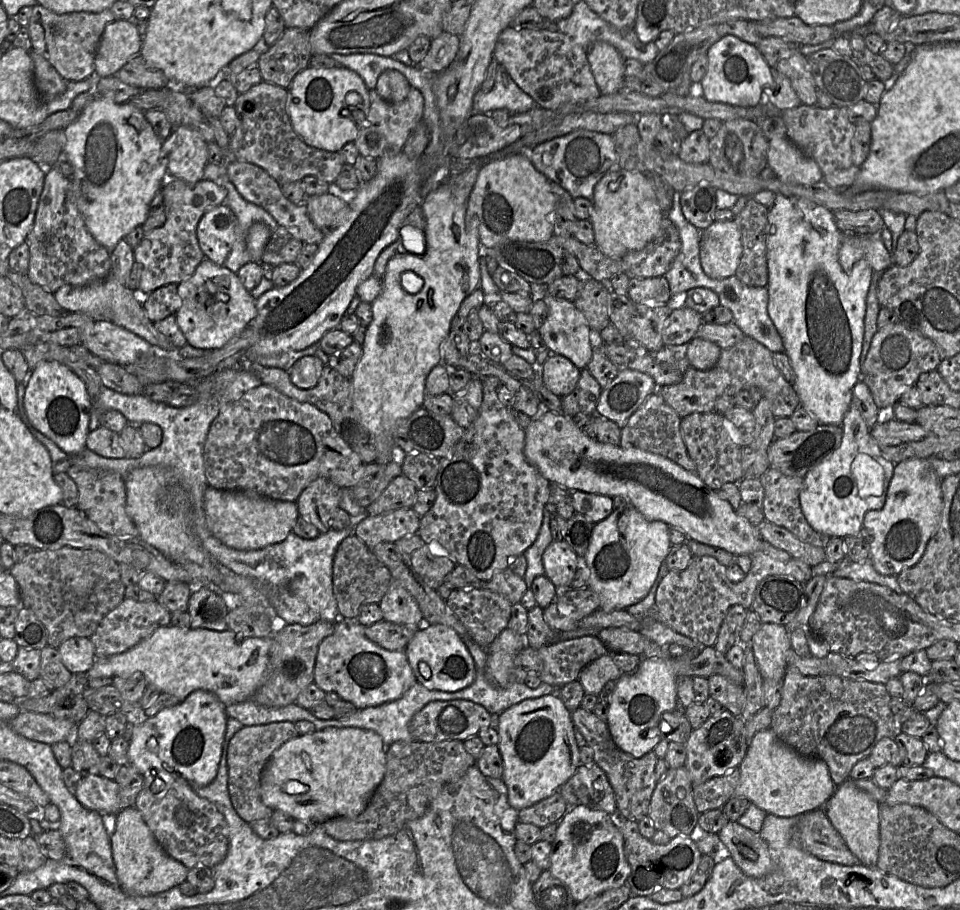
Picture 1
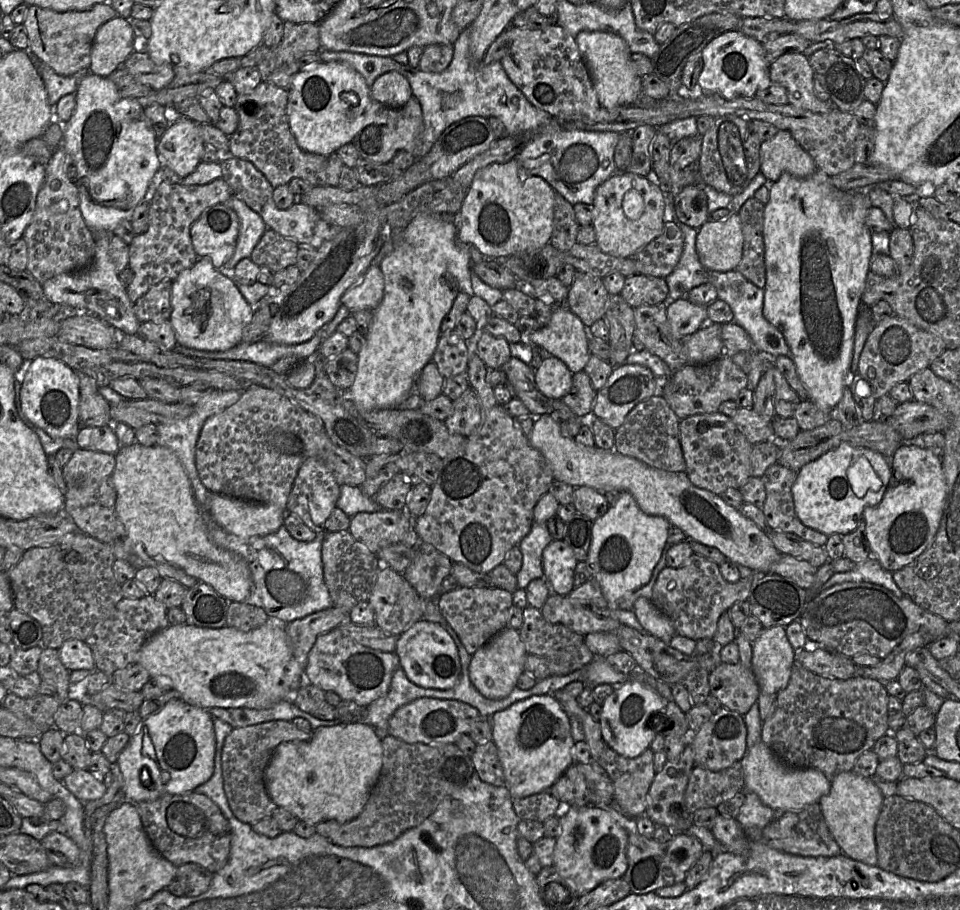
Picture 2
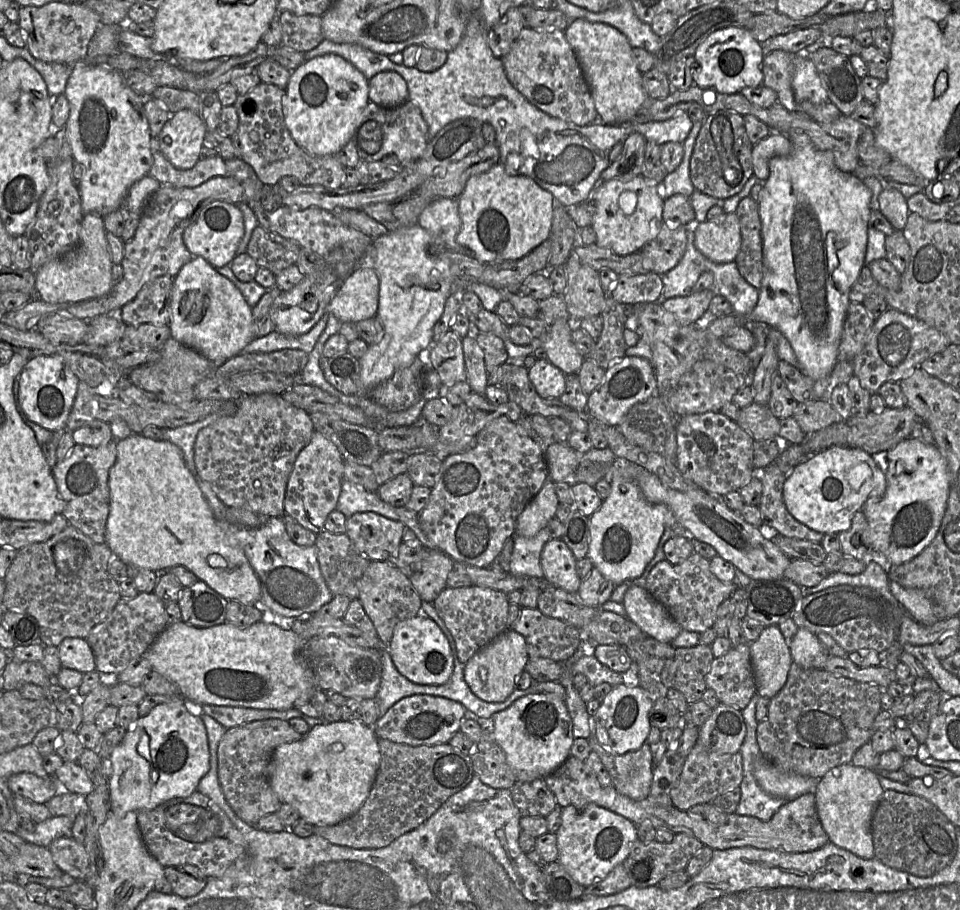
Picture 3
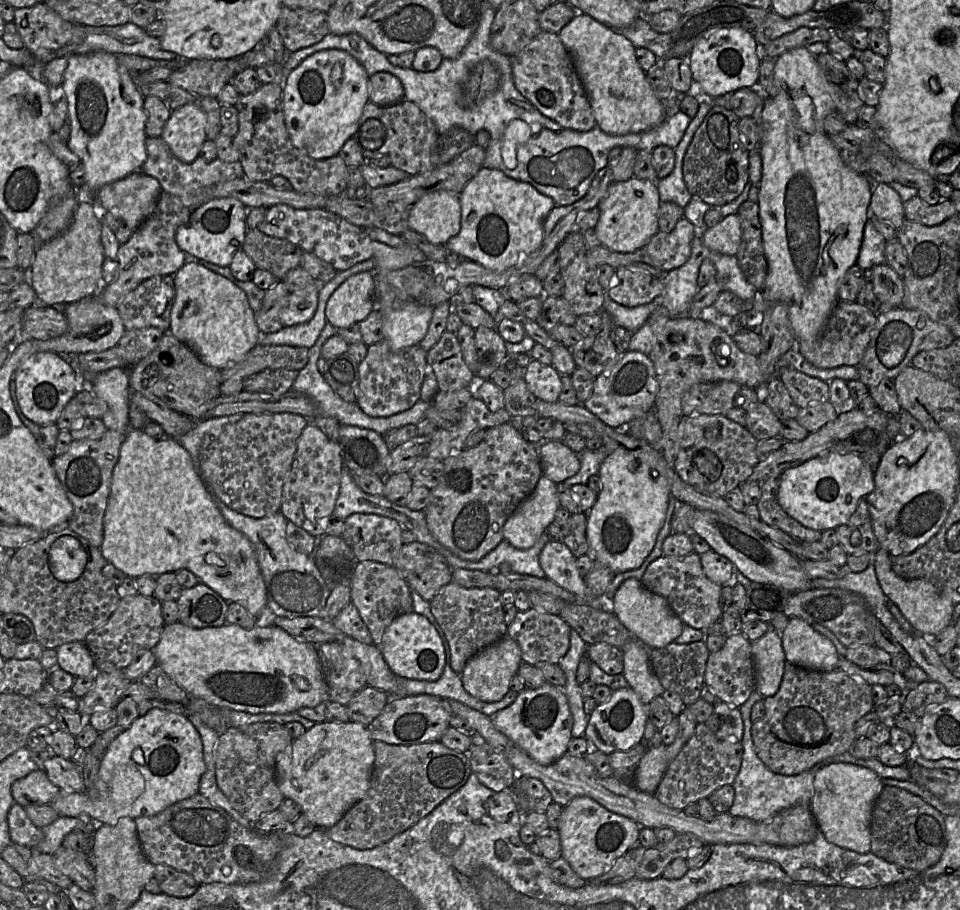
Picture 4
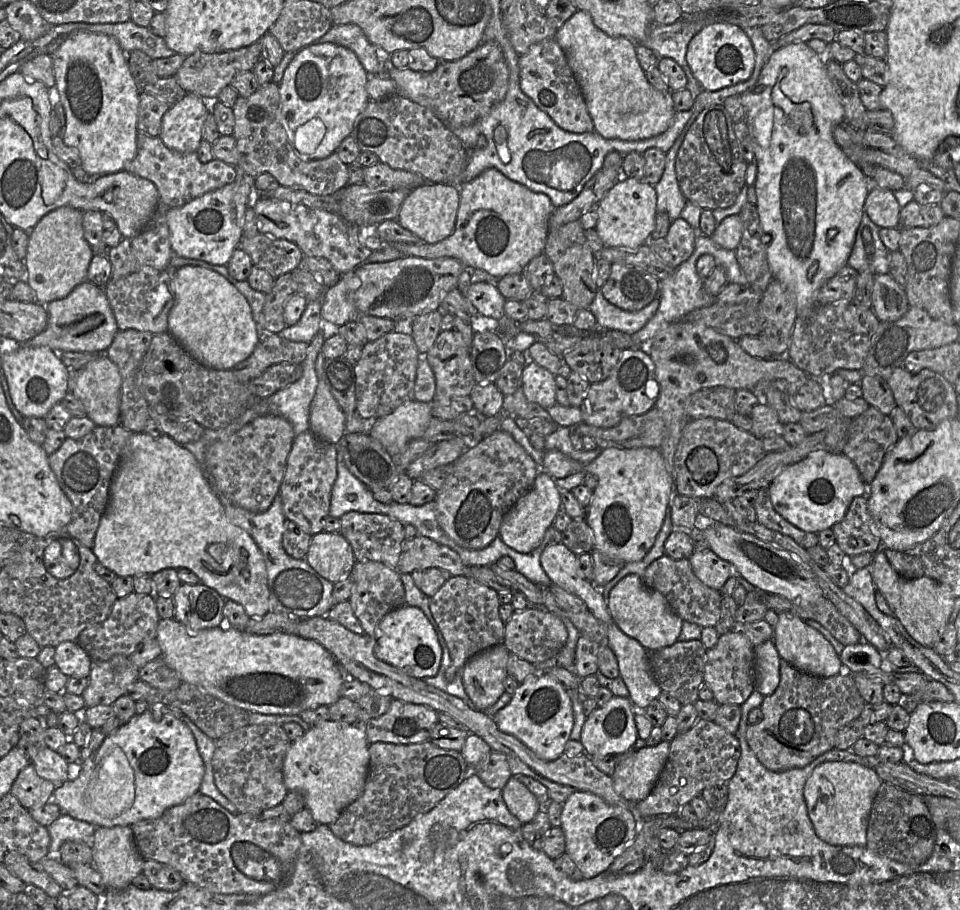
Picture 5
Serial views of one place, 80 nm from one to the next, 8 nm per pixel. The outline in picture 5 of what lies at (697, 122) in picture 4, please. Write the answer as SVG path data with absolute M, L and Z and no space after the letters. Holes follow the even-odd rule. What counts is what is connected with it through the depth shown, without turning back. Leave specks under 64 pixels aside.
M694 102L693 107L691 108L691 118L675 140L671 149L666 153L664 172L659 182L654 185L657 195L657 212L666 213L671 221L680 217L681 212L687 203L687 199L683 195L677 180L675 168L677 153L687 131L703 109L704 108L699 102Z

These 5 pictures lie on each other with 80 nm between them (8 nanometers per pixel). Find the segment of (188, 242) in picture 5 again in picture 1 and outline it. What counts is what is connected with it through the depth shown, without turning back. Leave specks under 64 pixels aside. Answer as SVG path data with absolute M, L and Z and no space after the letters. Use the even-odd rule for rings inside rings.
M219 205L200 219L196 236L204 257L222 266L235 241L236 216L228 206Z

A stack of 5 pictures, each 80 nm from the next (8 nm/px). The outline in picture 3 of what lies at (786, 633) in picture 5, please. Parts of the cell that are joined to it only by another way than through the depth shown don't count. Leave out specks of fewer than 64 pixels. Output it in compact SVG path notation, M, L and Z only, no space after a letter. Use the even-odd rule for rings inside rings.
M799 628L789 643L792 662L803 668L823 669L830 654L818 637L805 628Z

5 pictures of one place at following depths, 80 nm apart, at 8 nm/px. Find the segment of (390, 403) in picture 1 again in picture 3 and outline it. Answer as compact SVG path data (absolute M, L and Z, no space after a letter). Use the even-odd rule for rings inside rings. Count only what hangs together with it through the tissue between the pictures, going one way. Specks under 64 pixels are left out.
M418 224L374 238L373 269L380 282L376 317L382 326L382 337L359 359L363 393L389 379L398 369L410 366L432 345L433 327L446 300L455 292L450 265L429 254L430 246L436 242L436 237Z

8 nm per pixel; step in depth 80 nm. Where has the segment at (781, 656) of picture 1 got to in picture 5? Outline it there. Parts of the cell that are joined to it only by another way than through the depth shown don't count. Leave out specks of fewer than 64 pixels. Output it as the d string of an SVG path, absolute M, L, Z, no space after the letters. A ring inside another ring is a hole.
M772 639L754 647L756 690L764 697L772 695L780 681L780 656Z

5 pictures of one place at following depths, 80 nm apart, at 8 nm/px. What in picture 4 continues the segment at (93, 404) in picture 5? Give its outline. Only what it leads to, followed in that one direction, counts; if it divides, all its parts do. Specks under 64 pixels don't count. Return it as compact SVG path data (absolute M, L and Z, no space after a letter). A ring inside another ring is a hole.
M111 368L103 372L97 373L92 378L91 388L97 397L107 403L108 409L102 416L101 420L107 429L116 430L126 434L130 430L129 426L129 369L127 368Z

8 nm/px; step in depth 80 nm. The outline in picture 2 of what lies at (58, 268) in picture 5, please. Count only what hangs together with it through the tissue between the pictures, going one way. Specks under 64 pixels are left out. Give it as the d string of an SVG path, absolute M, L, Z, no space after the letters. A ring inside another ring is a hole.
M108 231L94 232L95 253L91 264L80 271L54 276L42 284L47 299L53 304L86 309L88 314L98 316L122 334L137 335L140 322L134 312L134 303L129 299L109 255L111 235Z

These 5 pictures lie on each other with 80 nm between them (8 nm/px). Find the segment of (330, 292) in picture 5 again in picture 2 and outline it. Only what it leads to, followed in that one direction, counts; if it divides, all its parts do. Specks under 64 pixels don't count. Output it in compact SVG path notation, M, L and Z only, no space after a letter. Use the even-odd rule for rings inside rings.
M371 264L362 278L349 288L341 298L341 305L346 306L351 313L359 310L374 311L380 304L384 294L384 278L378 265Z

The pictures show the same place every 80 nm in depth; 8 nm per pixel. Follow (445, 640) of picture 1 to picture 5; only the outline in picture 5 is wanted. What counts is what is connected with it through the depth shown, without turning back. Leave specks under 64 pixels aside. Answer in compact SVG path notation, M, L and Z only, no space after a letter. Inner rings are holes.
M407 604L389 612L379 622L374 653L378 659L418 679L436 676L442 660L442 648L433 626L422 610Z

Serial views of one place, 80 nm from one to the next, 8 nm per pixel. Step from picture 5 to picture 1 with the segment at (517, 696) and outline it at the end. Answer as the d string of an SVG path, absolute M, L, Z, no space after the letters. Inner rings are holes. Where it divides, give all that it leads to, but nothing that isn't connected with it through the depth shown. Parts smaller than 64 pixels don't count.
M557 694L523 700L497 717L498 749L503 761L502 780L508 790L508 802L517 811L528 808L559 791L581 765L579 747L574 737L571 712Z

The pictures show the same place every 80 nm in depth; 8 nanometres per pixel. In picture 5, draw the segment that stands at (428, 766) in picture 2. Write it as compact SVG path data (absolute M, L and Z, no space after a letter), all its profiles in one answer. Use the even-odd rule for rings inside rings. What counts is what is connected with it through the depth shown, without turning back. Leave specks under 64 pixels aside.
M430 740L415 744L375 742L369 744L369 768L362 794L350 803L337 820L328 825L341 840L357 846L371 845L409 824L415 817L430 811L471 772L460 752L442 749Z

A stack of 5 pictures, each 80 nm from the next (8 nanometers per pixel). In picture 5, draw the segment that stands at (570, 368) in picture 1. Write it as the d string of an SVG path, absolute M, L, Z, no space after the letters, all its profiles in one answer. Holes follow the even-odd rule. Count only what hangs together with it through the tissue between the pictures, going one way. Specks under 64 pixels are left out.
M534 361L523 366L521 388L530 402L544 409L557 403L555 375Z

